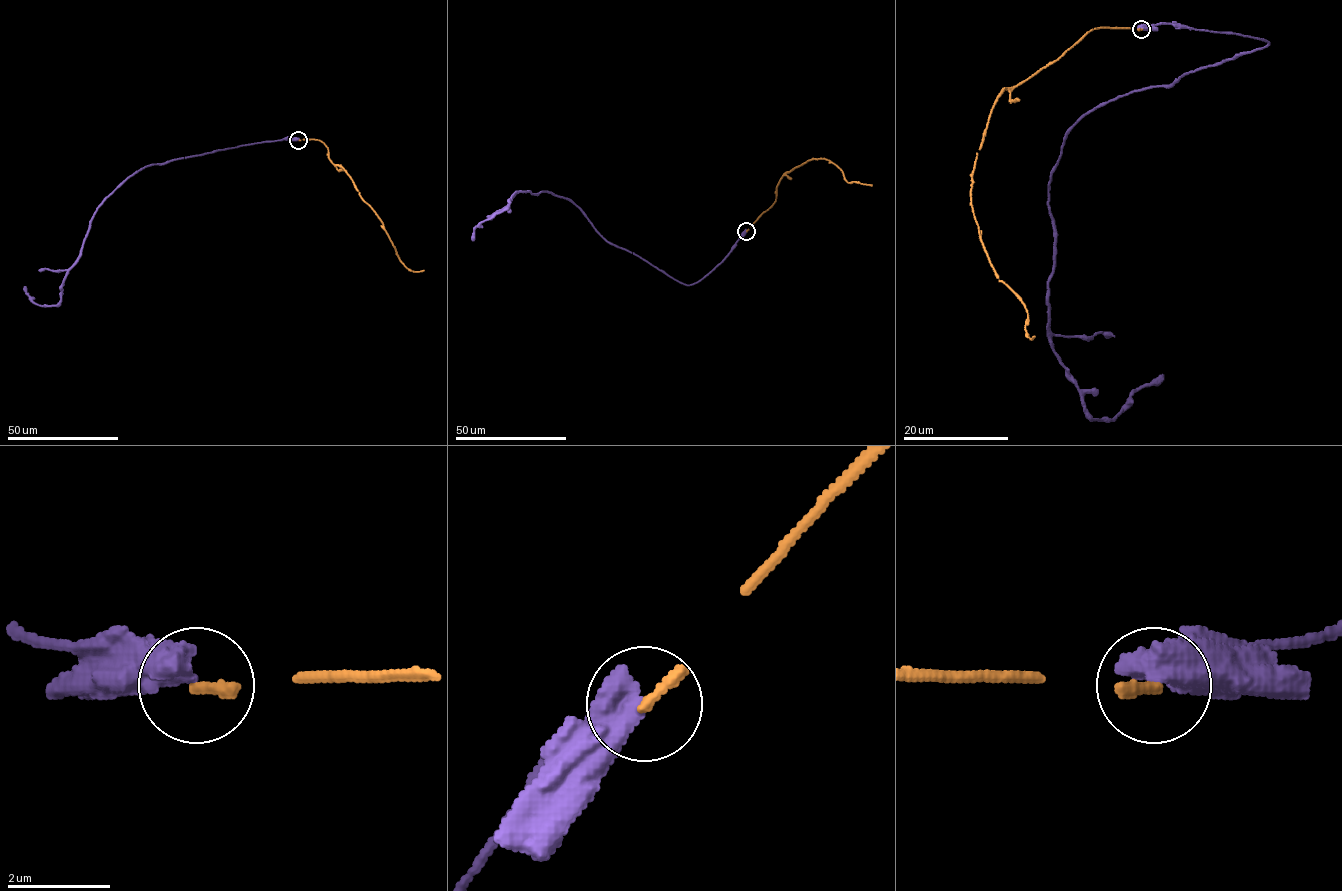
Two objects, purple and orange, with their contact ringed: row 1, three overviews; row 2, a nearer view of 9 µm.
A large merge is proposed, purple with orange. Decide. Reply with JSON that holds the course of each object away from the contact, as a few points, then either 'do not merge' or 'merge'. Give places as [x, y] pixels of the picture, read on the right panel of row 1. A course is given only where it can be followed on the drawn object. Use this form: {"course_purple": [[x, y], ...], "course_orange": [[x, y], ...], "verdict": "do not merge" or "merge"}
{"course_purple": [[1141, 28], [1269, 43], [1100, 104], [1067, 133], [1051, 173], [1050, 345], [1083, 409], [1111, 420], [1163, 375]], "course_orange": [[1141, 28], [1090, 30], [1006, 88], [988, 118], [971, 206], [999, 280], [1034, 336]], "verdict": "do not merge"}

